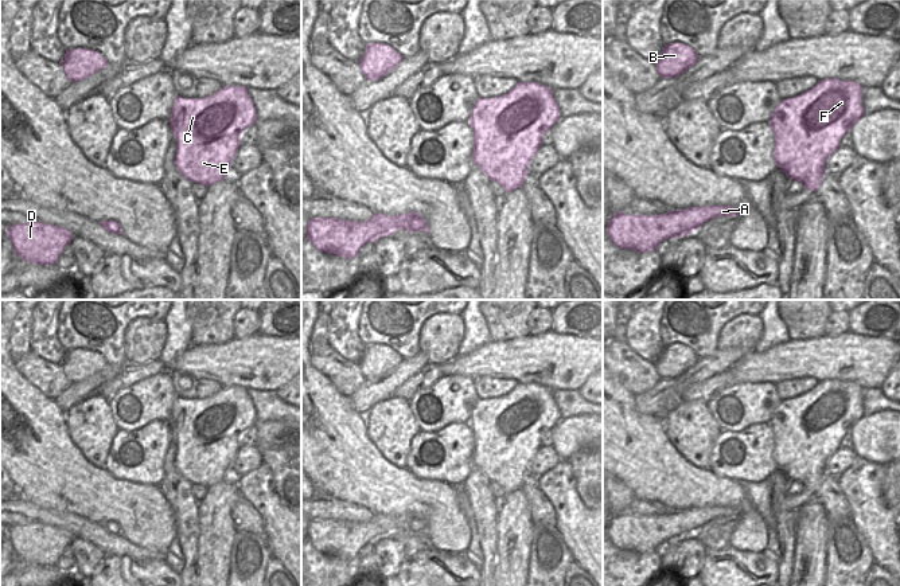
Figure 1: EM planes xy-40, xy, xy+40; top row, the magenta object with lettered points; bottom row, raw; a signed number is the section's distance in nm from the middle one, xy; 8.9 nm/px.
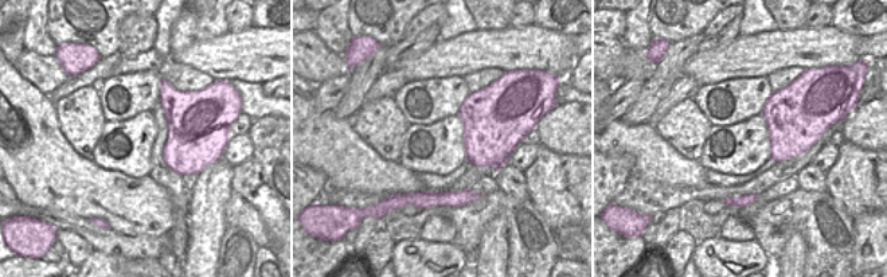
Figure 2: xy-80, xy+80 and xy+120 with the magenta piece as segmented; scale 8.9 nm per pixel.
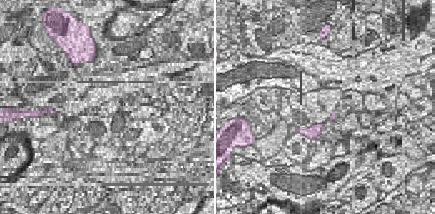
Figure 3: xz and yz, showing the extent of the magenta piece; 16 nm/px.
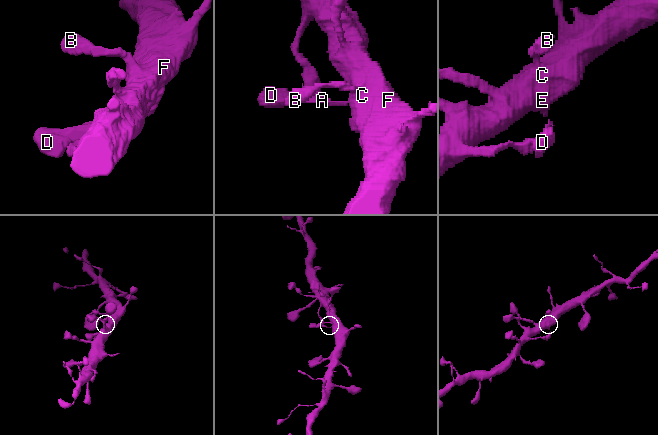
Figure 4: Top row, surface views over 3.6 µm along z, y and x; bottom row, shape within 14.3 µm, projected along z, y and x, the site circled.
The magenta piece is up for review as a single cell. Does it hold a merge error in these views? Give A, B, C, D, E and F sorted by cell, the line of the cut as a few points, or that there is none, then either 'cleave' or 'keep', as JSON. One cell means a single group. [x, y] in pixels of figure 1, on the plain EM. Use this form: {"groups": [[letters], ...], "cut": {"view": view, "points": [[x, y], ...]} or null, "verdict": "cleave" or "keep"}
{"groups": [["A", "D"], ["B", "C", "E", "F"]], "cut": {"view": "xy", "points": [[420, 516], [410, 520], [402, 530]]}, "verdict": "cleave"}

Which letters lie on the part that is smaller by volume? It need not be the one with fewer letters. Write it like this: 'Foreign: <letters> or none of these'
Foreign: A, D

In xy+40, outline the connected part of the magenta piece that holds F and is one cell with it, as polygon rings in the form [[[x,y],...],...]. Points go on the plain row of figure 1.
[[[826,379],[792,399],[782,401],[775,409],[770,426],[775,435],[774,461],[791,480],[815,493],[825,477],[825,465],[839,449],[841,440],[865,417],[862,387],[854,382]]]

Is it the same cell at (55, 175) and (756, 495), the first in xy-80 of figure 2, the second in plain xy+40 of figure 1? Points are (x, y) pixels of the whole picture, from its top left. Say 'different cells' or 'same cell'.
different cells

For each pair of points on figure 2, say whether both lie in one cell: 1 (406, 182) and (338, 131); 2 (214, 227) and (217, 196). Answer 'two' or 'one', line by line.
1: one
2: one

